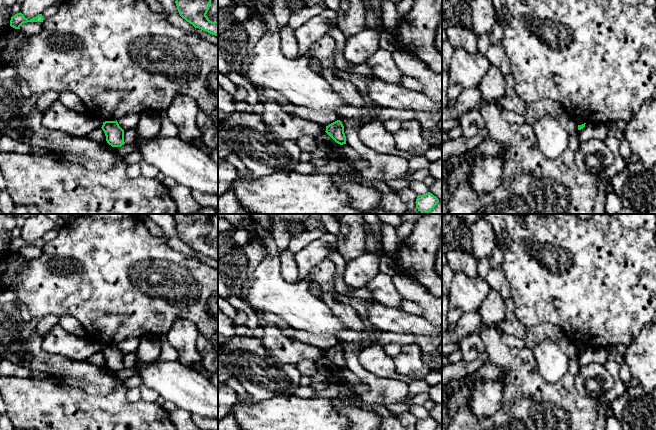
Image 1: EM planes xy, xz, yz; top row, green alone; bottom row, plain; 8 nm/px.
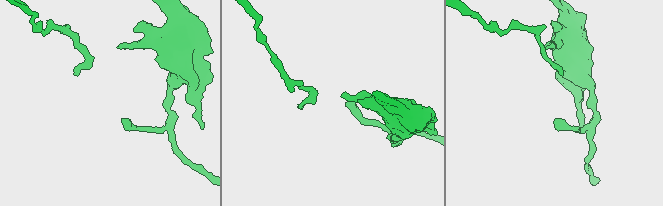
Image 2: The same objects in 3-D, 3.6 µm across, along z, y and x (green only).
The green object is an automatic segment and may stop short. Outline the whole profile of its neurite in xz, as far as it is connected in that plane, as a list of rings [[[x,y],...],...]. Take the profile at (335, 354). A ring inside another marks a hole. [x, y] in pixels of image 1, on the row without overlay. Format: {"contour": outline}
{"contour": [[[337,344],[328,350],[325,355],[336,367],[346,368],[346,360],[344,357],[344,350],[340,344]]]}

